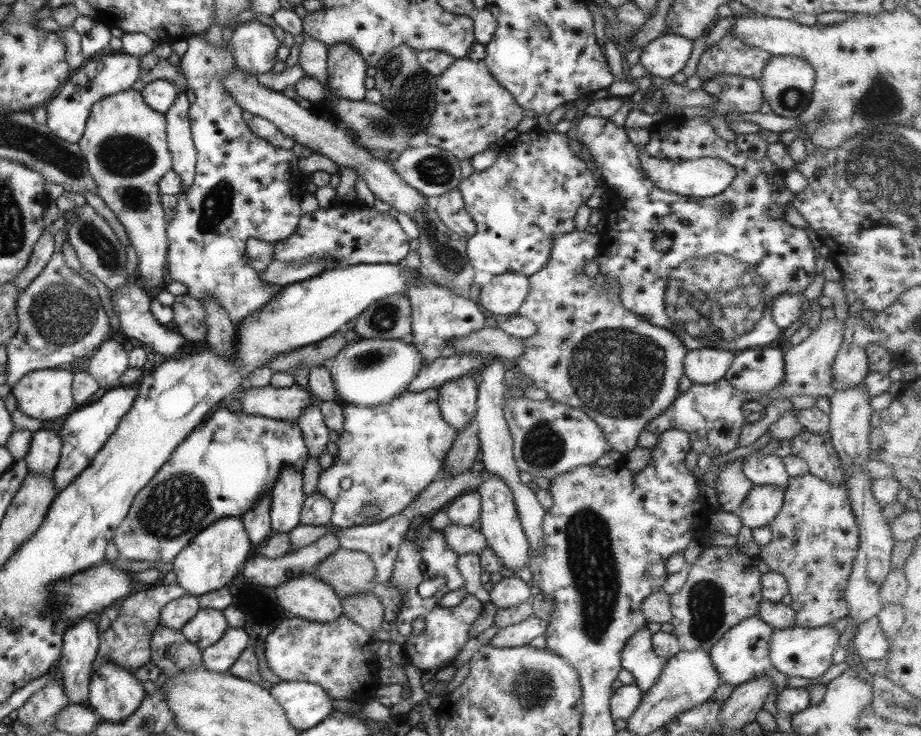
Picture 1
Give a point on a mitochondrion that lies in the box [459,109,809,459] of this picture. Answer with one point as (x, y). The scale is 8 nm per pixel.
(713, 302)

